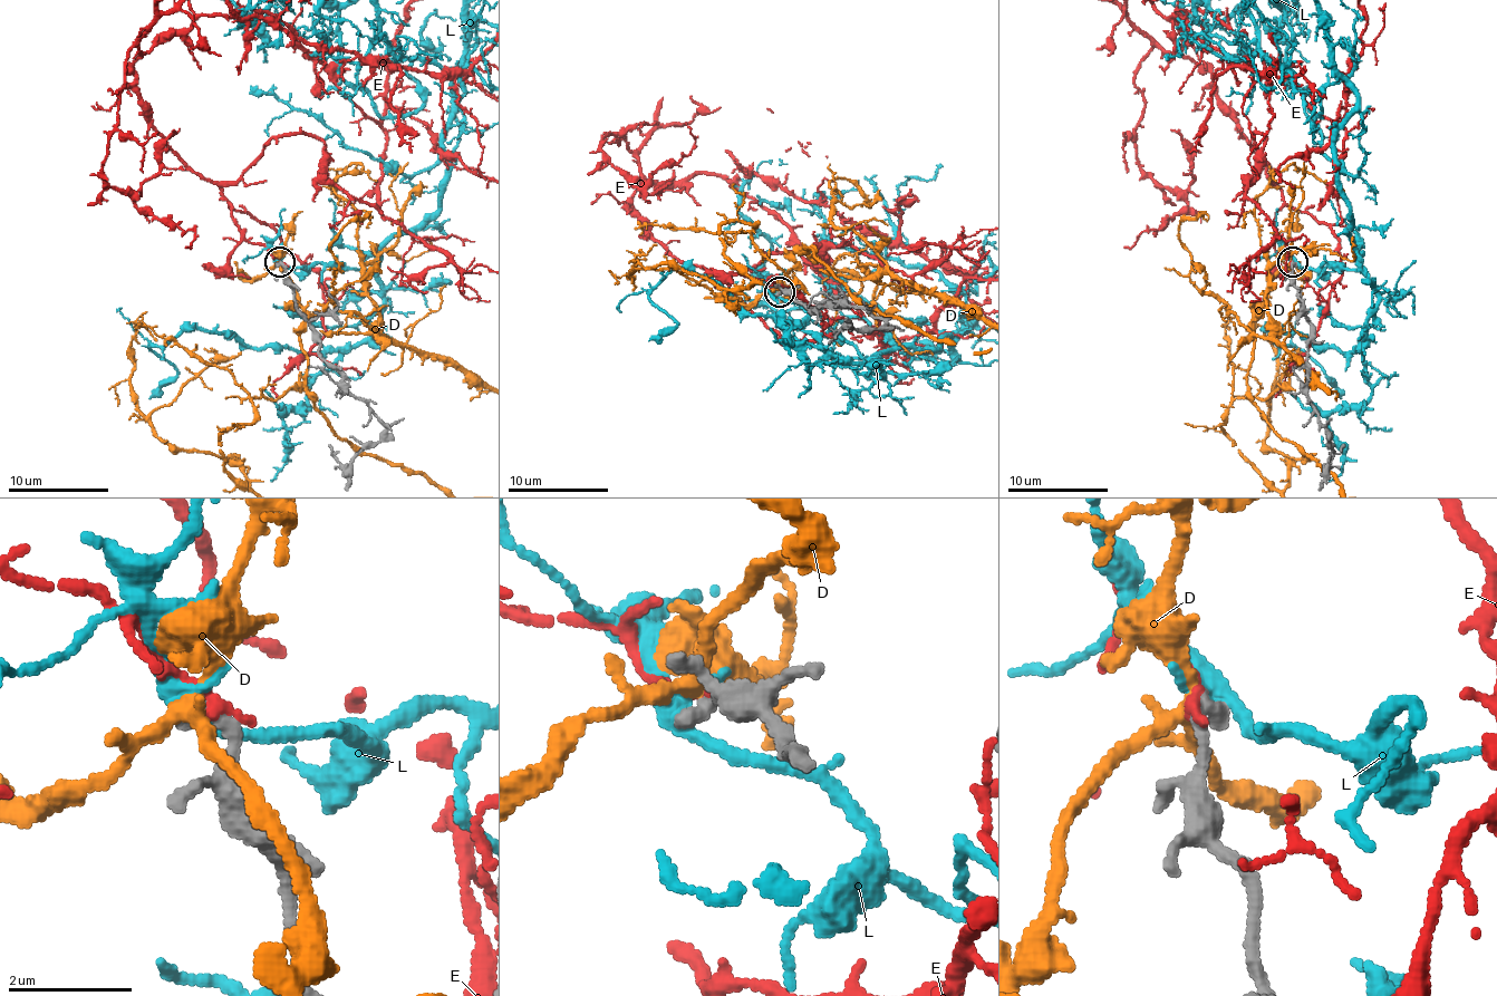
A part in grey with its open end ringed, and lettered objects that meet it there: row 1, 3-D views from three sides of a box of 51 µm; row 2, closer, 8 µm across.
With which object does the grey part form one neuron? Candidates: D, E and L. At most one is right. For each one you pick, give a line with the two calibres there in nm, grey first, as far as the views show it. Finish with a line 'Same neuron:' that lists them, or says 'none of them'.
Same neuron: none of them

